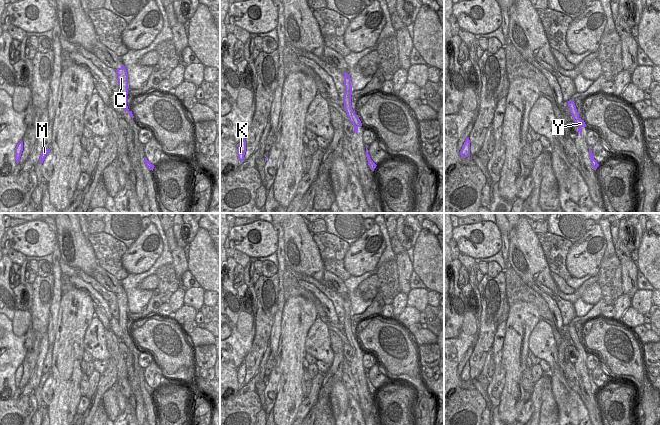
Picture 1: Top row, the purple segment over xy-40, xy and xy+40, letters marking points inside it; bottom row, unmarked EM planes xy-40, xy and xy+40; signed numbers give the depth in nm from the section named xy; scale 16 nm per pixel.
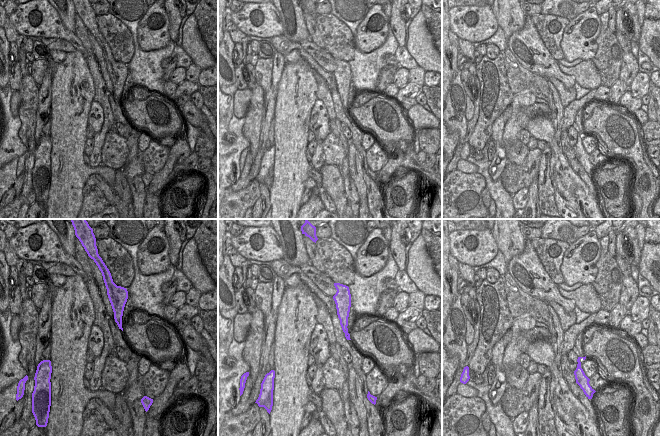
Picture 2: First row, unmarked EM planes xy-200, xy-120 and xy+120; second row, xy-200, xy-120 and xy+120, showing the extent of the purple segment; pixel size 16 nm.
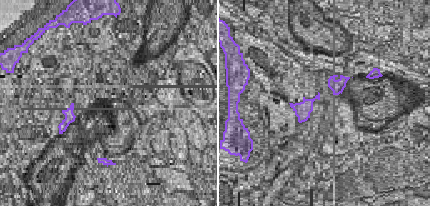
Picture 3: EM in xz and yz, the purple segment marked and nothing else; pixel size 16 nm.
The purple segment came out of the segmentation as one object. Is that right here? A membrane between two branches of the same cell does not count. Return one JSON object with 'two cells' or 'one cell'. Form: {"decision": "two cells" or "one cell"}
{"decision": "two cells"}

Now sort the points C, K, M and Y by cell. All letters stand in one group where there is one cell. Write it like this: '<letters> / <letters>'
C Y / K M

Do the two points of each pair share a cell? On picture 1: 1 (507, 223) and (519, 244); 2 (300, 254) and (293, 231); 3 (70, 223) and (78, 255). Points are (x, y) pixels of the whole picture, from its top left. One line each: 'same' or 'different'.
1: different
2: same
3: same

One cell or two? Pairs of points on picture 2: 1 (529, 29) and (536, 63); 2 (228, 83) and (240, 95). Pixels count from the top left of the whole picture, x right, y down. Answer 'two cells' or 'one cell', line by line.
1: one cell
2: two cells

